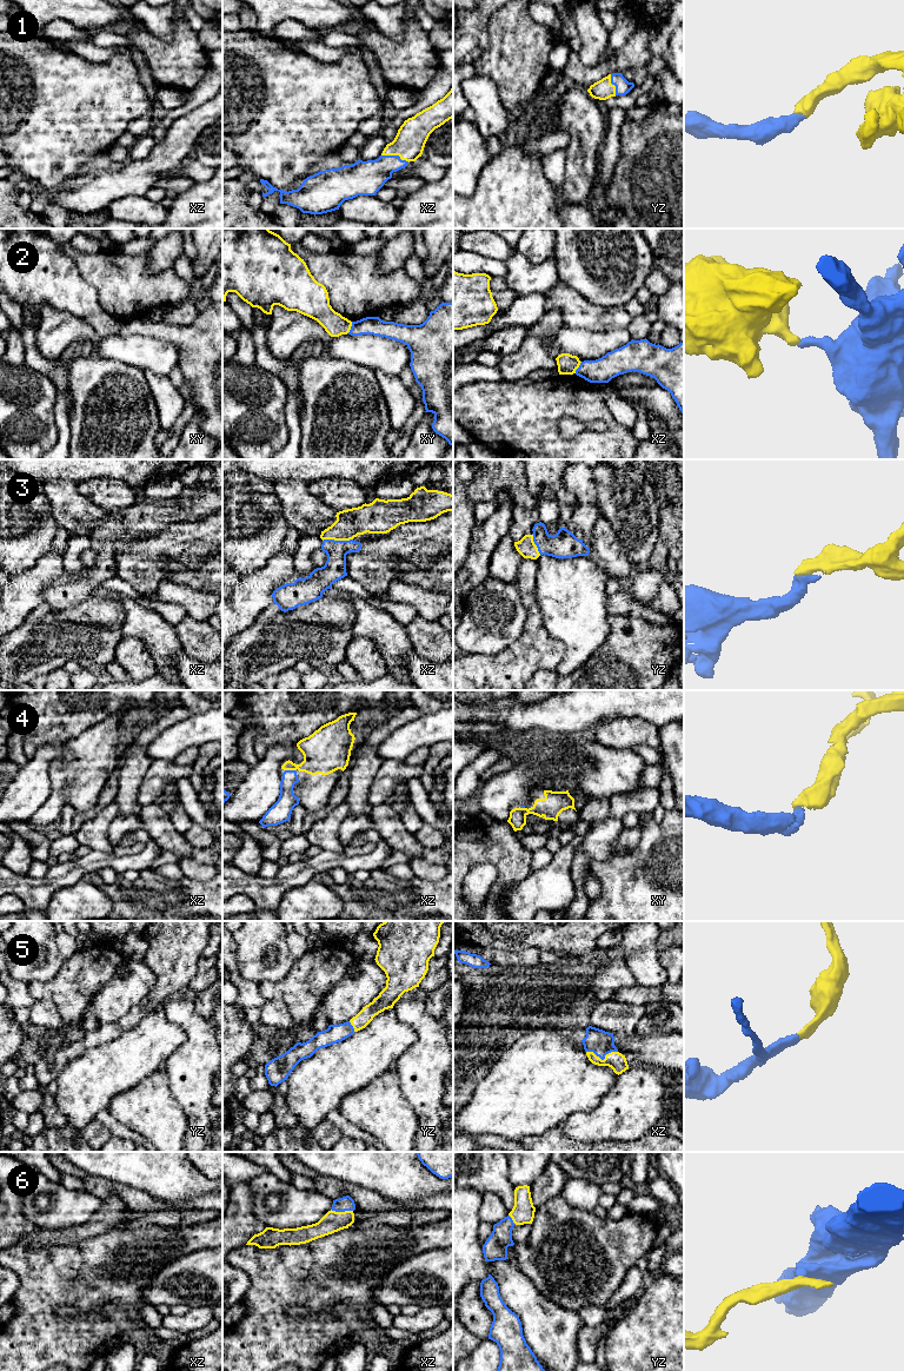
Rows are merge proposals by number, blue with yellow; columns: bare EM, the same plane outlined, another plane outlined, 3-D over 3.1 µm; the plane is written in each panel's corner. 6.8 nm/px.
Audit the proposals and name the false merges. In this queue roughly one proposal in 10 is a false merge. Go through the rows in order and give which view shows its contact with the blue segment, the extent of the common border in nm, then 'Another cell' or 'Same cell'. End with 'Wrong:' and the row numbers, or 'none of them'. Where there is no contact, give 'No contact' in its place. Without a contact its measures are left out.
1: Touches blue in xz. Shared border 200 nm. Same cell
2: Touches blue in xy. Shared border 90 nm. Another cell
3: Touches blue in xz. Shared border 200 nm. Same cell
4: Touches blue in xz. Shared border 70 nm. Same cell
5: Touches blue in xz. Shared border 220 nm. Same cell
6: Touches blue in xz. Shared border 150 nm. Same cell
Wrong: 2

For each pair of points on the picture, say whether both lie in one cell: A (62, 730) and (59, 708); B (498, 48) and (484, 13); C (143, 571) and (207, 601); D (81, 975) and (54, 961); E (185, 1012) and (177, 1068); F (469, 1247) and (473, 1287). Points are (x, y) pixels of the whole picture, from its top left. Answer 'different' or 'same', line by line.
A: same
B: different
C: different
D: different
E: same
F: different

